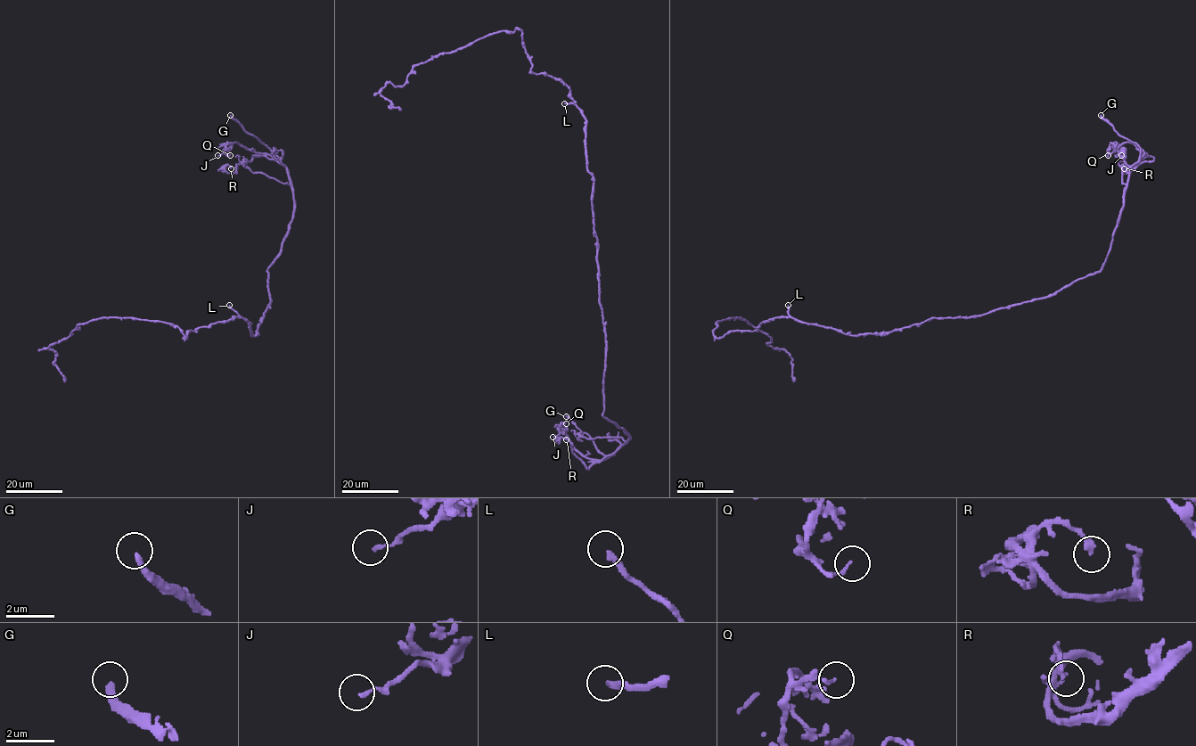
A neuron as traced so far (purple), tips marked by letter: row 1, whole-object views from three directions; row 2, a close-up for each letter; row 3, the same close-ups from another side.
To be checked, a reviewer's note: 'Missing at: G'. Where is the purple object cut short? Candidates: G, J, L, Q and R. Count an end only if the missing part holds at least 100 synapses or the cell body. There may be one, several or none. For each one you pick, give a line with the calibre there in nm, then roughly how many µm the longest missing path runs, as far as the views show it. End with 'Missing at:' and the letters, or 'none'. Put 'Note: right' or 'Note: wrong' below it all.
G: Thickness 280 nm. Missing length about 15 µm
L: Thickness 260 nm. Missing length about 160 µm
Missing at: G, L
Note: wrong

